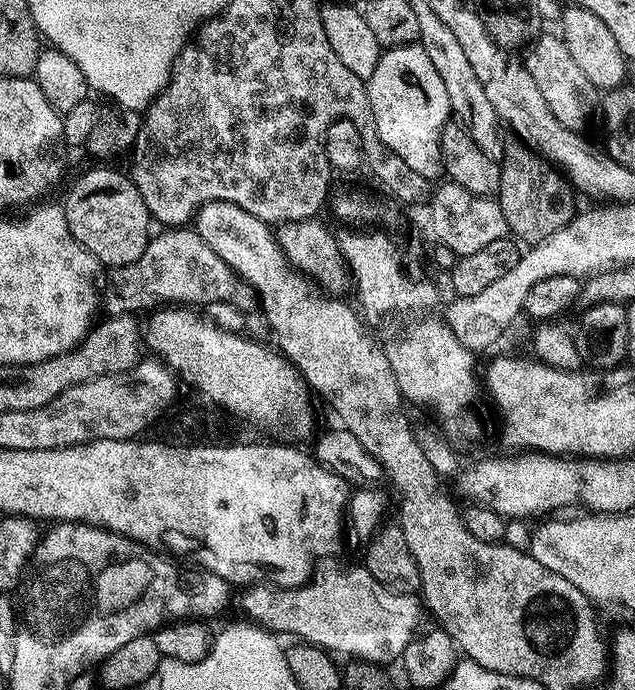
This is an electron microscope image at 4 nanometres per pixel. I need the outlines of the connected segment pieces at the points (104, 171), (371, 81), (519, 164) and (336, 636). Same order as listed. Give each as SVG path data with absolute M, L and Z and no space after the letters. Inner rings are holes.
M92 168L72 184L68 197L62 200L70 234L101 265L109 269L132 263L142 254L150 239L148 208L142 202L135 184L127 175L112 168Z
M420 43L390 48L380 53L374 74L366 81L370 110L378 138L406 166L410 166L422 178L436 182L444 176L442 162L442 130L450 120L450 105L446 86L438 78L438 72L426 58L426 50Z
M520 142L514 144L513 148L506 149L504 157L498 160L498 203L508 223L509 233L517 241L524 240L523 243L529 246L538 239L547 238L551 232L572 220L574 192L567 179L543 156L536 155L532 149Z
M363 566L344 568L341 572L322 572L307 584L299 584L296 588L249 587L245 591L248 593L244 596L244 604L261 620L259 623L265 629L301 636L304 639L301 641L305 645L315 646L328 654L341 652L342 655L348 656L344 658L367 660L370 664L381 666L388 666L391 660L392 663L399 661L400 655L404 653L404 647L417 635L420 608L422 612L421 601L415 595L403 596L386 590L386 586L382 586L382 582L375 580Z

